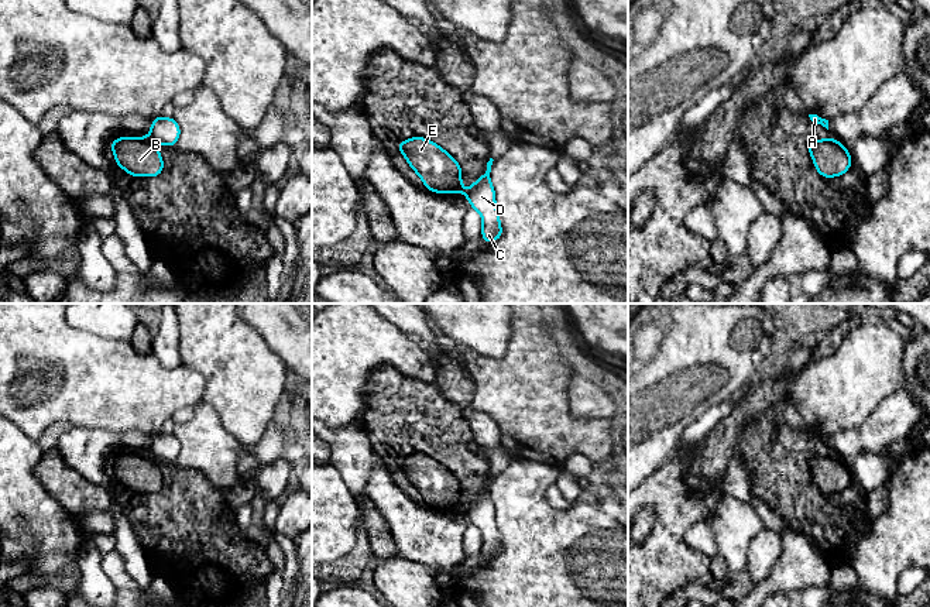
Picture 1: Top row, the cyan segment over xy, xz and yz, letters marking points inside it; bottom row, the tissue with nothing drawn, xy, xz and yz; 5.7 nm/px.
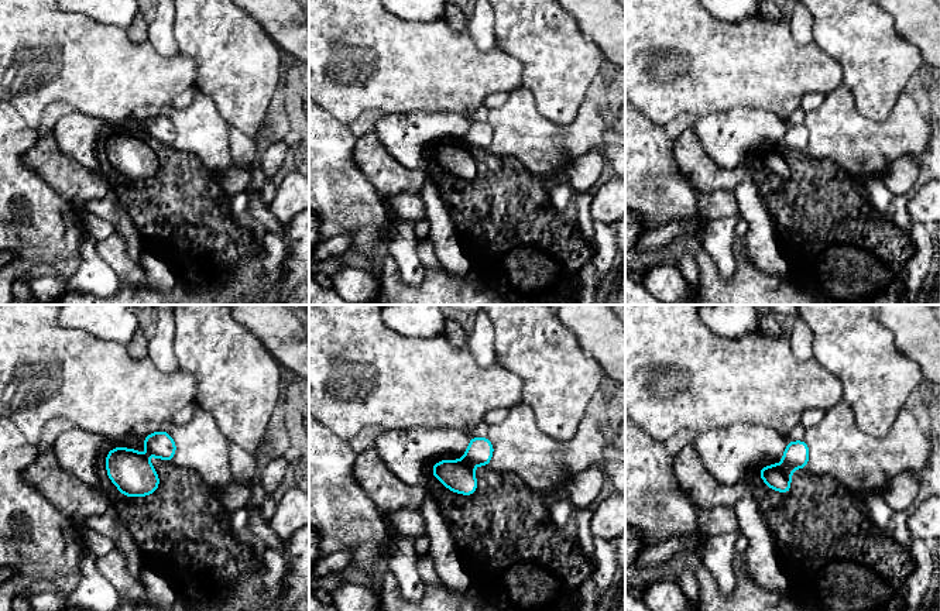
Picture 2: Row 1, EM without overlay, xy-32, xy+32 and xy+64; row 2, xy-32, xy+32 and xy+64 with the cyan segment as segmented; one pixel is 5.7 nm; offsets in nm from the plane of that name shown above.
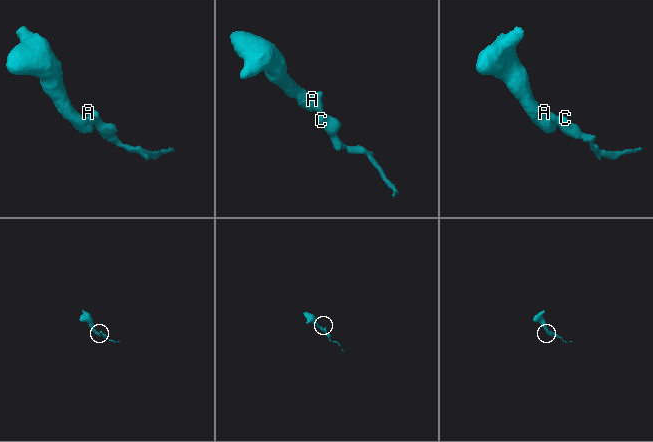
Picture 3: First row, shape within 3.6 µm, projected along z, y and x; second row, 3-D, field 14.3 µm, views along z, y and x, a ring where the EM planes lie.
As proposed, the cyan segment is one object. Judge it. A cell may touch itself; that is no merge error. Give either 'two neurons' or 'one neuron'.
two neurons

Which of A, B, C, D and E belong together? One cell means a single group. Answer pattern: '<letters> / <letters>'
A C D / B E

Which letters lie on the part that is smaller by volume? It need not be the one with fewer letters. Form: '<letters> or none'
A, C, D

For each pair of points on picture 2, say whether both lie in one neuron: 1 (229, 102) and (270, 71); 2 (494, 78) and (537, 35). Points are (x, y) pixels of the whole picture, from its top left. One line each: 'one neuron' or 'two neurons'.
1: one neuron
2: two neurons

